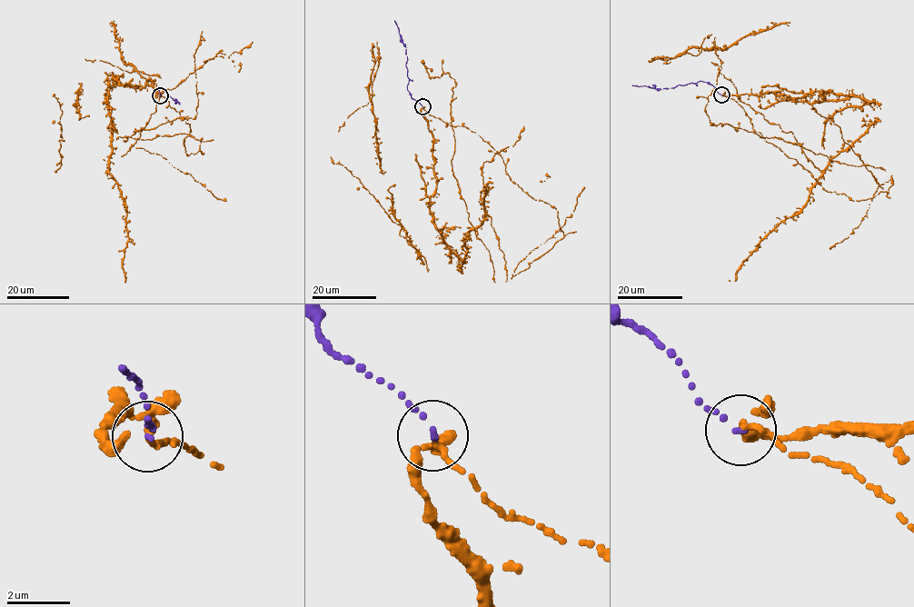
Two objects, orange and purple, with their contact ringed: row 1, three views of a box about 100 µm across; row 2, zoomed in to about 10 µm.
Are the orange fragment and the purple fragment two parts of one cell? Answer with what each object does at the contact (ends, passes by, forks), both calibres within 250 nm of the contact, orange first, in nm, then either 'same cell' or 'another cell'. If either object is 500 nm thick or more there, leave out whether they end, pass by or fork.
orange passes by; purple ends there; 140 nm thick on the orange side, 160 nm on the other; same cell

